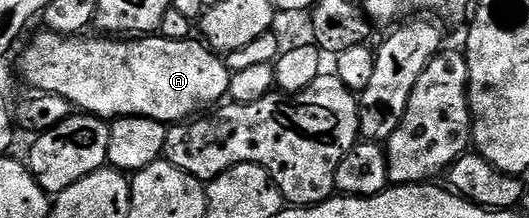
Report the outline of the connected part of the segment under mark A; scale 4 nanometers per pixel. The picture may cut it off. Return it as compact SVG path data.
M41 30L41 33L21 52L22 78L38 93L50 92L67 98L70 104L82 113L102 118L146 116L166 126L188 121L202 110L226 99L231 75L228 63L212 48L196 39L168 40L160 34L129 39L89 35L78 34L70 38L61 36L57 32Z

